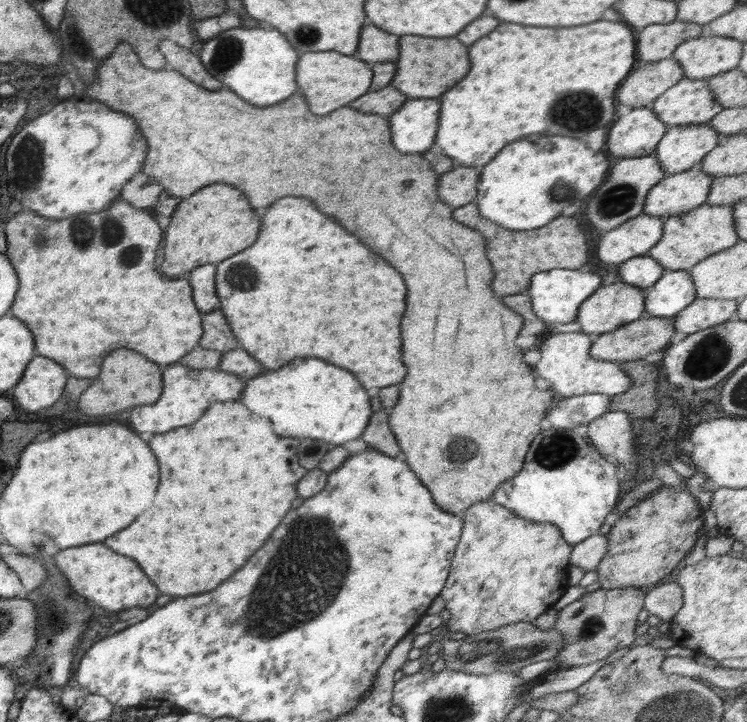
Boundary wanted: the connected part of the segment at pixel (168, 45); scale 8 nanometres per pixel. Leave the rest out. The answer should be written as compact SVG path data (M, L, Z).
M166 40L159 45L160 51L165 56L168 68L178 71L186 78L206 90L220 90L224 85L213 76L210 76L198 55L188 49L180 47L176 42Z

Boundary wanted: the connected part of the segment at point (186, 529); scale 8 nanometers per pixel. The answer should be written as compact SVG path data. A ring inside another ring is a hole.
M238 402L210 406L198 422L150 440L160 462L160 486L154 504L126 530L106 538L106 546L122 556L134 558L162 594L190 596L214 590L270 538L274 528L288 514L296 498L296 482L306 474L298 464L298 438L282 438L272 432L272 422Z

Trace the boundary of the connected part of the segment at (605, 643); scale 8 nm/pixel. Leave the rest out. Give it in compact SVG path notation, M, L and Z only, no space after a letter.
M622 587L617 589L598 589L585 593L579 599L564 606L558 612L554 629L564 636L564 648L558 650L555 670L568 670L605 660L615 650L626 648L636 638L638 614L642 612L647 589L641 587Z

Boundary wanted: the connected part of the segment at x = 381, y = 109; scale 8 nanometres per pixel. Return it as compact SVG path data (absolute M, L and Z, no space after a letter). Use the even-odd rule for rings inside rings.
M386 86L382 90L364 94L362 98L350 102L348 106L362 110L362 112L368 112L368 114L394 114L406 100L408 100L406 94L398 92L392 86Z

